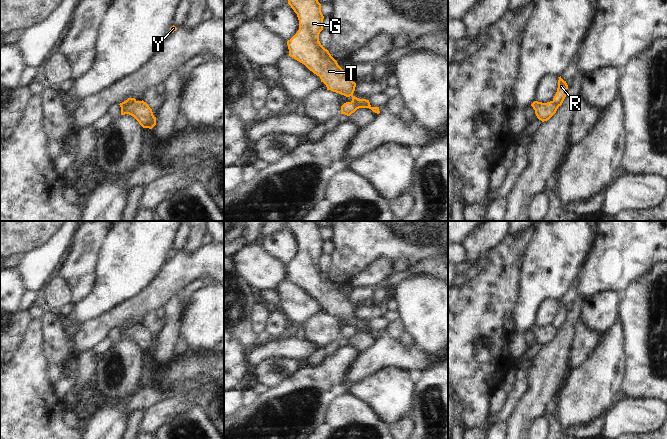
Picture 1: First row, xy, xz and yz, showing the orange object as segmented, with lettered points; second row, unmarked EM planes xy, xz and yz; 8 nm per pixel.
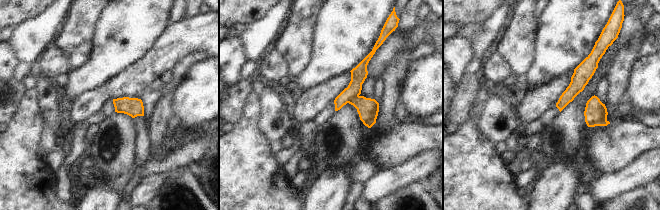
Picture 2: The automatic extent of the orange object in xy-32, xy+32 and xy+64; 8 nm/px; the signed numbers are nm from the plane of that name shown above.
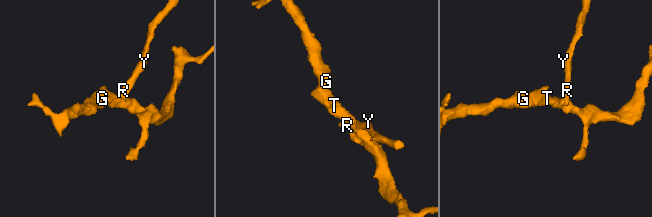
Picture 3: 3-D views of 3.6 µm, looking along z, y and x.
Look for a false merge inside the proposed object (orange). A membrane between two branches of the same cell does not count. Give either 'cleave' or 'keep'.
cleave

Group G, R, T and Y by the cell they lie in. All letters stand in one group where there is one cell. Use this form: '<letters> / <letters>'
G T / R Y

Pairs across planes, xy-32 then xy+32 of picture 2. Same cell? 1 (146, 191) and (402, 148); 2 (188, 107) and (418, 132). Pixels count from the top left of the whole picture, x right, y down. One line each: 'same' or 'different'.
1: different
2: different

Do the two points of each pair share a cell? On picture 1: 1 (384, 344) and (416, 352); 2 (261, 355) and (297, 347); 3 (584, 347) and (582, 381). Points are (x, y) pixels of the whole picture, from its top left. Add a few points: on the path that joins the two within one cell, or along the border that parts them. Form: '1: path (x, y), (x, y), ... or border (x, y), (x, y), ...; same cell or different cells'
1: path (392, 352), (408, 352); same cell
2: path (270, 349), (288, 347); same cell
3: border (599, 345), (579, 366), (573, 368); different cells

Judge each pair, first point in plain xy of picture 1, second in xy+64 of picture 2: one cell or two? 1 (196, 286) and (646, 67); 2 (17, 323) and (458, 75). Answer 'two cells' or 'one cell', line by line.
1: two cells
2: two cells

